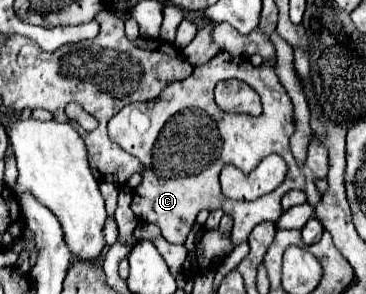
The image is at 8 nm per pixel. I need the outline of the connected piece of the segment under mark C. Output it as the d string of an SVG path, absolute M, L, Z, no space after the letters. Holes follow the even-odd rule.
M220 52L206 64L196 66L192 76L186 80L170 82L158 98L124 106L116 116L110 118L108 136L114 144L148 166L144 172L144 184L140 184L132 194L134 214L140 220L158 224L162 236L170 244L184 244L200 210L222 208L234 220L230 237L236 247L240 242L248 240L248 234L256 224L264 220L278 220L280 200L288 190L304 190L308 202L316 206L320 192L316 190L314 180L326 178L326 148L318 140L312 140L306 164L296 166L288 144L294 132L292 116L294 106L278 82L274 68L266 64L256 68L246 56L232 56L228 52ZM226 78L238 78L260 94L264 110L258 118L250 118L246 114L224 114L220 108L216 108L214 86ZM268 154L278 154L288 164L288 174L274 192L264 194L252 202L230 200L222 194L218 176L226 164L232 164L236 168L256 168Z

